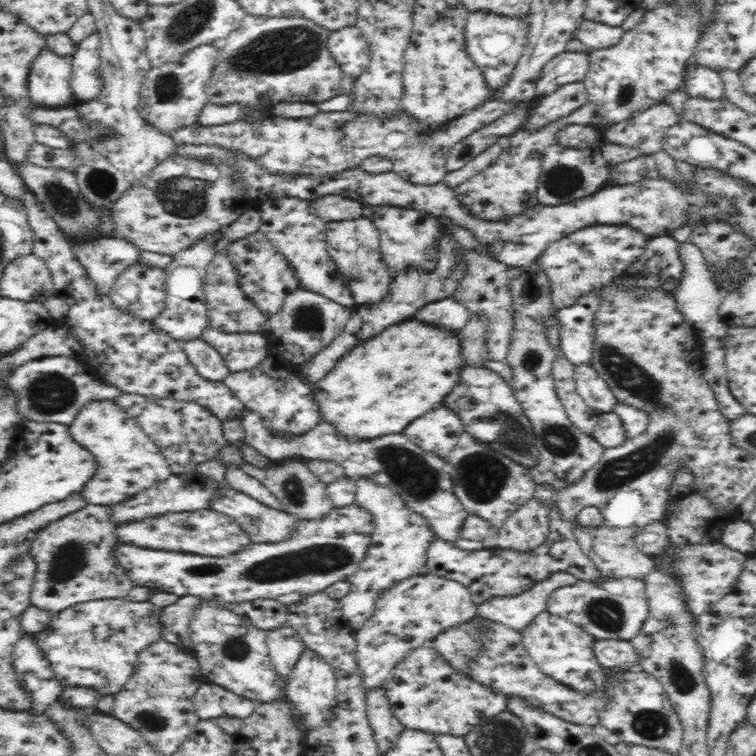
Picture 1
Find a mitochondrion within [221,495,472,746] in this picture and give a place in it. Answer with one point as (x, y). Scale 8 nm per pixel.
(319, 559)

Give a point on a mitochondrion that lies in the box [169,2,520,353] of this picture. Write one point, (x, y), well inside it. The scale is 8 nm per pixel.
(287, 49)

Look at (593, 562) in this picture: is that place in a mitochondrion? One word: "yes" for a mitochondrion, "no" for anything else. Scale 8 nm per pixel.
no

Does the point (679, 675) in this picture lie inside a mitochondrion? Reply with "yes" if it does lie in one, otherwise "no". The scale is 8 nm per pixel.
yes

